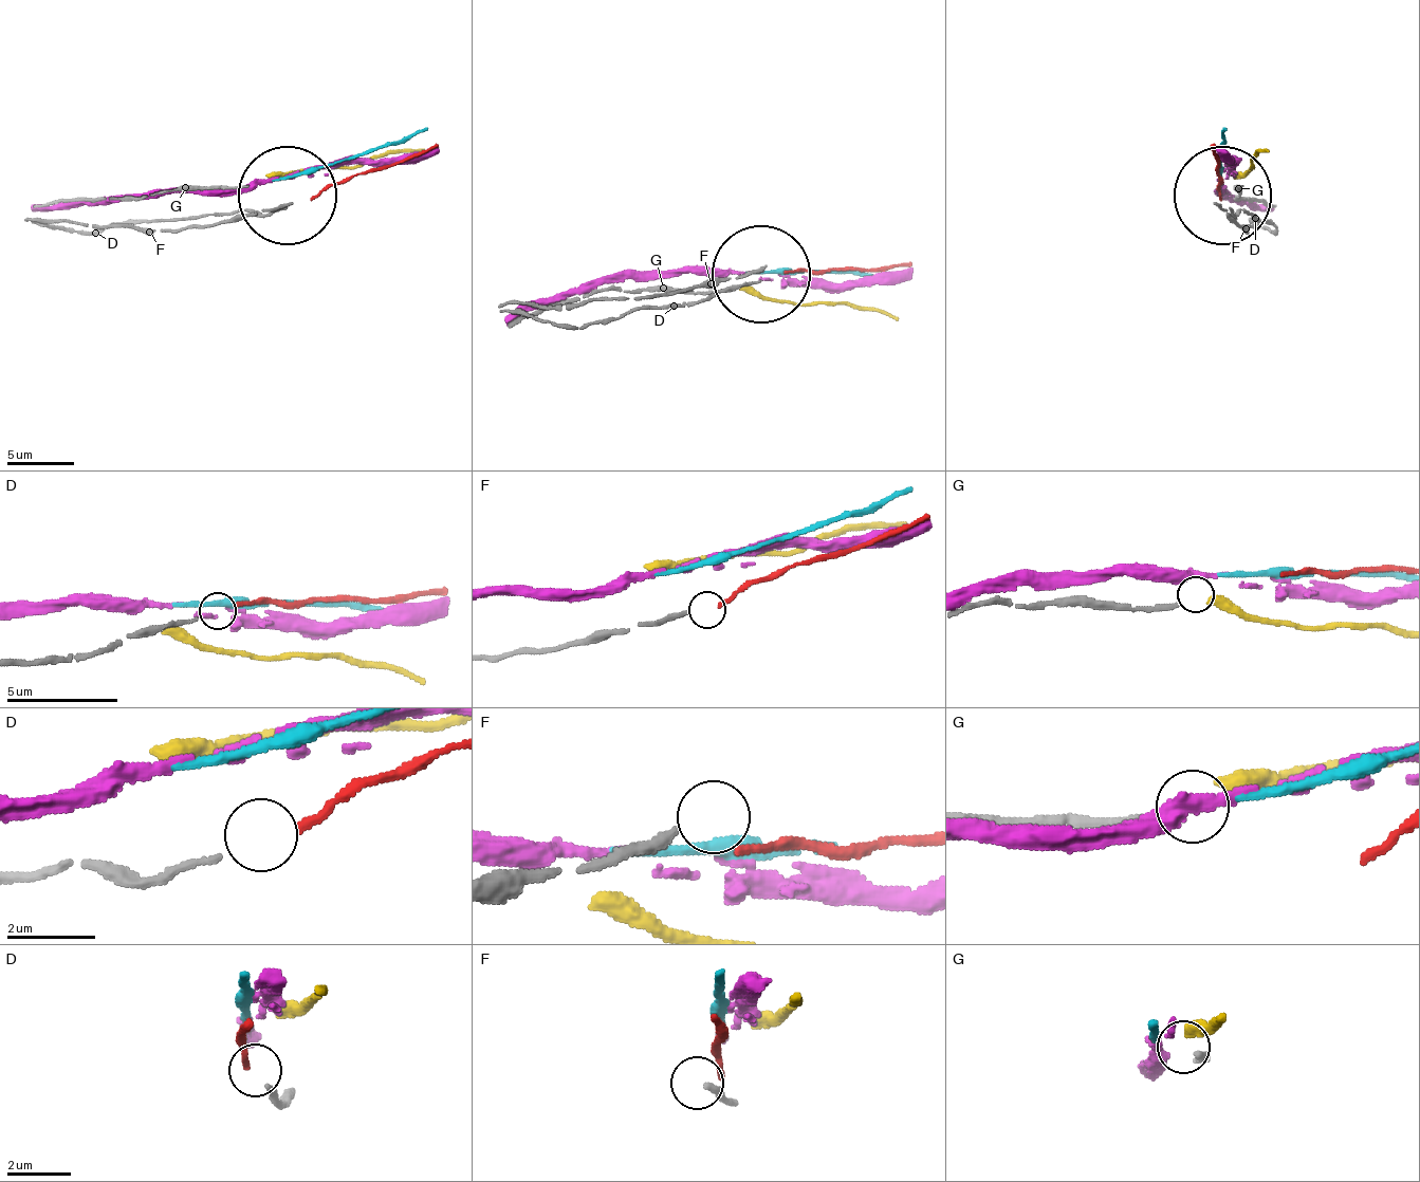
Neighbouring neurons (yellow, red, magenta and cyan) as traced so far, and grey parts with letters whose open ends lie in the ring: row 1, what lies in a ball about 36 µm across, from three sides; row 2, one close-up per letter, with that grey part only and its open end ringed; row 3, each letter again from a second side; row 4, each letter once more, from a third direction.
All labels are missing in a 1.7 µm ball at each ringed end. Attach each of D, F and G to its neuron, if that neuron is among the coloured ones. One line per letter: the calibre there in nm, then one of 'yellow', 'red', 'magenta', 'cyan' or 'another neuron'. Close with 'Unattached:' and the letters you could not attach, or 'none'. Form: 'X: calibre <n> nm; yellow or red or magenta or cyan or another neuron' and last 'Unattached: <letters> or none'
D: calibre 130 nm; red
F: calibre 240 nm; another neuron
G: calibre 200 nm; yellow
Unattached: F

